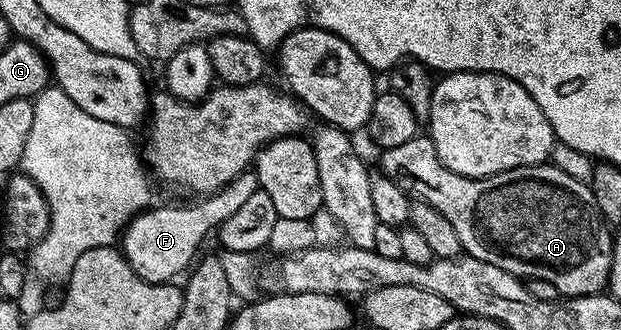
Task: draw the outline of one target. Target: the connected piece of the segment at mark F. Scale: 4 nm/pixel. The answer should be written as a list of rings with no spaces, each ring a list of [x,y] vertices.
[[[248,169],[236,176],[235,179],[229,184],[225,184],[219,192],[208,194],[205,198],[195,205],[187,207],[156,207],[138,213],[131,221],[125,226],[125,231],[121,236],[121,250],[124,256],[128,259],[129,266],[135,271],[140,278],[147,282],[155,282],[157,284],[166,284],[172,282],[179,273],[184,274],[194,259],[198,256],[198,249],[203,239],[210,233],[218,230],[222,223],[235,215],[239,208],[252,196],[255,191],[260,188],[258,183],[258,175],[256,170]]]

